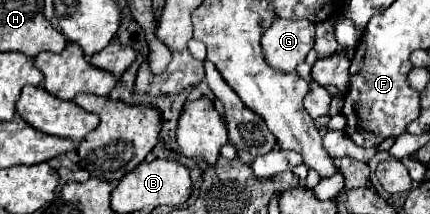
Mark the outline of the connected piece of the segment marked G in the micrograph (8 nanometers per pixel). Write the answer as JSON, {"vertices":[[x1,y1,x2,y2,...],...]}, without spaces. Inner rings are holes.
{"vertices":[[275,19,261,37,265,61,281,73,295,71,313,49,313,39,315,25,311,21]]}

